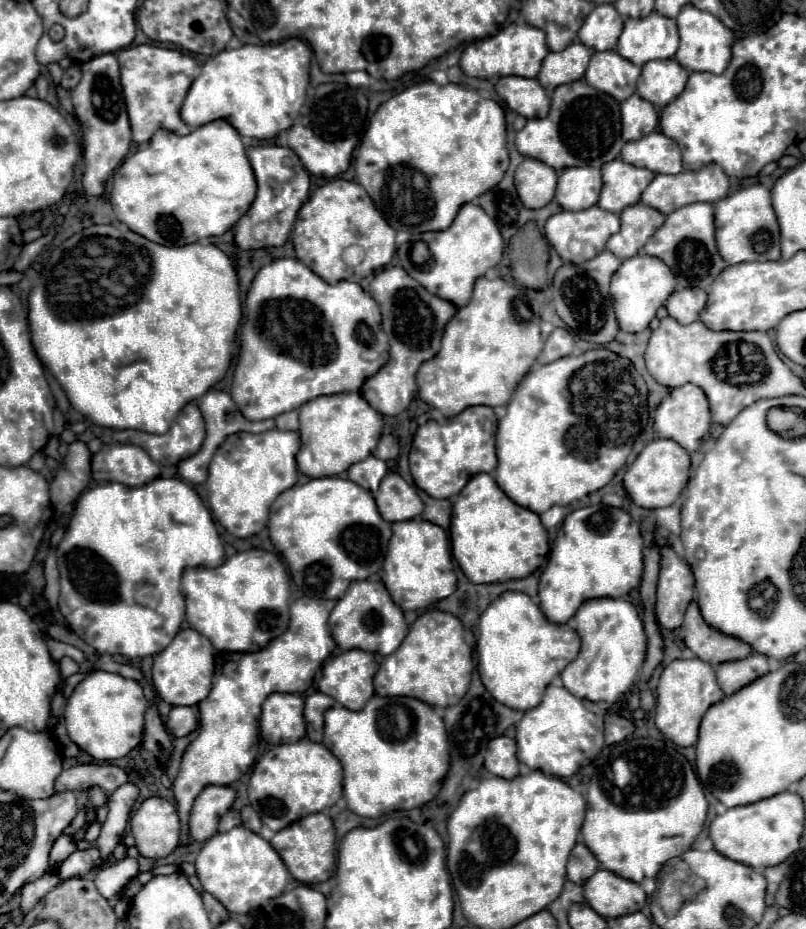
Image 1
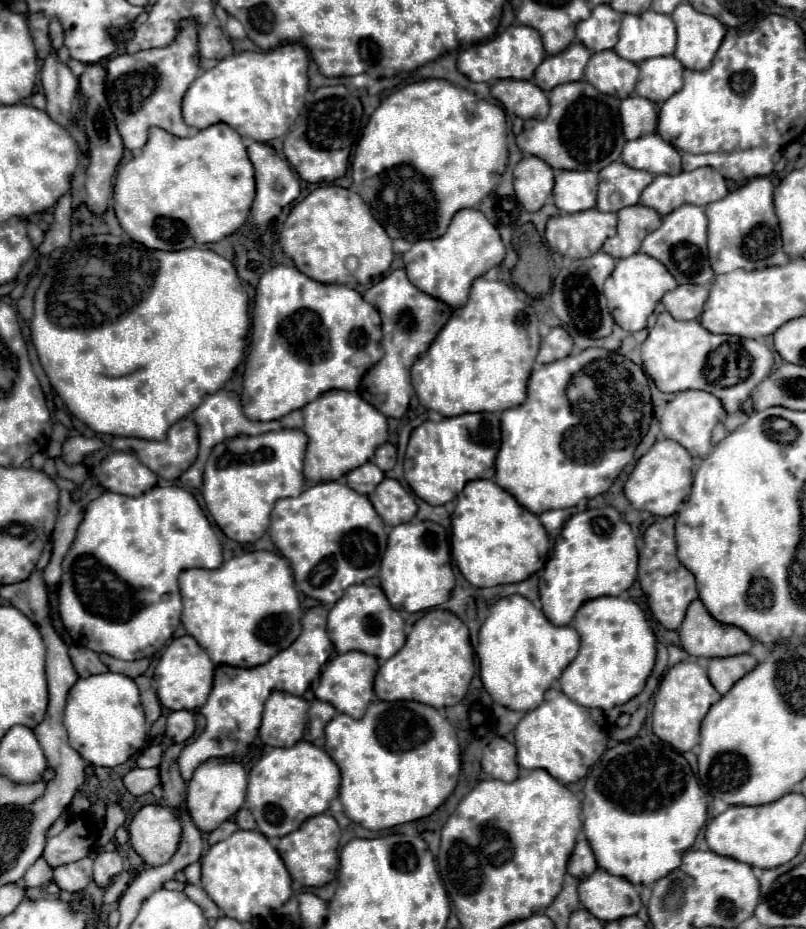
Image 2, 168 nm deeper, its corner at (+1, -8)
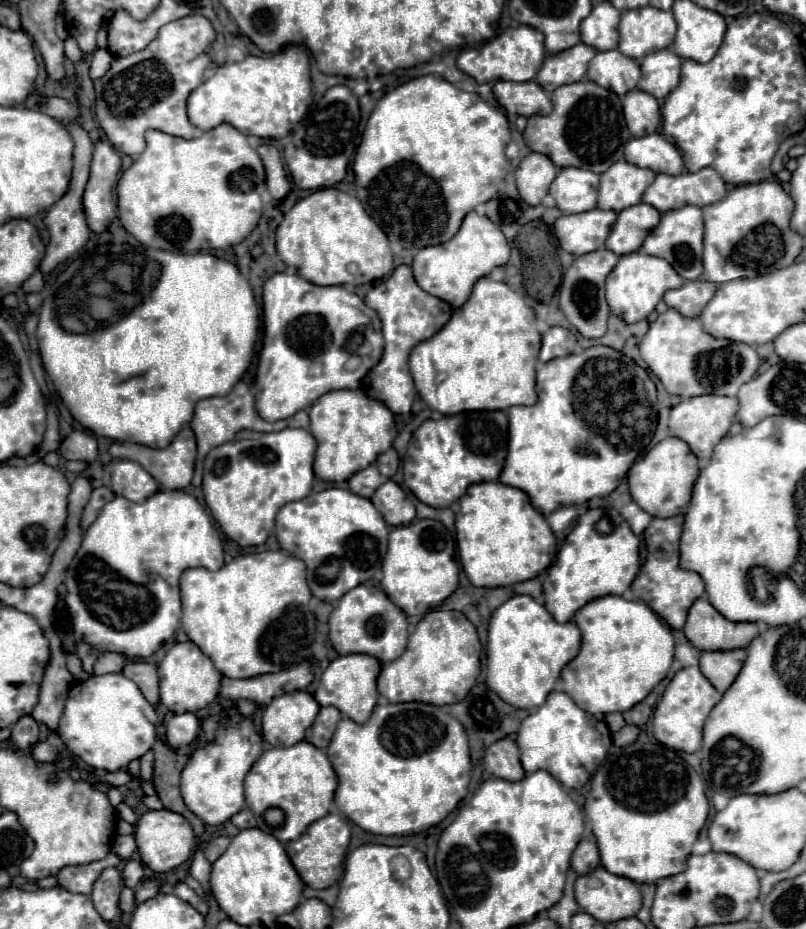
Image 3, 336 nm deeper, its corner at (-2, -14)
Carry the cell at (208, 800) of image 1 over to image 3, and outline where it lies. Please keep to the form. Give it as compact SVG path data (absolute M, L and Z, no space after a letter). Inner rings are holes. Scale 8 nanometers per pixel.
M233 714L221 720L215 740L207 742L203 748L197 748L181 772L181 796L185 806L209 826L225 824L231 816L245 808L243 782L261 752L263 738L255 730L251 718Z

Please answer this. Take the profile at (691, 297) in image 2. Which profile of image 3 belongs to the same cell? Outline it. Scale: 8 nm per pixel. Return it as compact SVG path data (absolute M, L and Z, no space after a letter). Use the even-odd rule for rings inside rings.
M687 282L677 290L665 294L665 304L685 318L697 318L707 302L713 298L717 286L713 282Z

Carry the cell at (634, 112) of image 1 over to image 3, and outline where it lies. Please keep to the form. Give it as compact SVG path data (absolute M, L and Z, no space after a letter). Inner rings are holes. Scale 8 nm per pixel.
M631 90L631 94L625 96L623 116L633 138L653 134L661 126L659 104L651 94L643 94L643 90Z

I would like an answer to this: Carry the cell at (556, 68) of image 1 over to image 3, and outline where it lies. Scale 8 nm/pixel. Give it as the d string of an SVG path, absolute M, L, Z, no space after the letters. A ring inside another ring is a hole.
M581 42L581 44L573 46L571 50L563 50L563 54L547 56L535 82L545 92L553 92L563 84L579 82L579 80L583 80L583 76L587 72L587 64L591 62L591 58L595 54L597 54L597 50L591 50L591 46Z

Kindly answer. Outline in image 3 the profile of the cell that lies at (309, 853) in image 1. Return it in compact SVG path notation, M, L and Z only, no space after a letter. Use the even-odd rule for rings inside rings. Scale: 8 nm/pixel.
M327 814L325 818L313 822L299 840L287 842L285 850L287 850L295 870L299 872L301 880L309 888L323 890L323 888L333 886L343 876L343 860L347 854L349 838L351 838L351 830L349 830L349 824L345 822L345 818L339 814Z

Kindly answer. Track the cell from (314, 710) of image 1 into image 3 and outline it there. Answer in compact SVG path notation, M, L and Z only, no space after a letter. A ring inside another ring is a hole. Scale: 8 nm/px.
M333 706L321 708L321 712L317 714L317 718L315 718L313 726L311 726L311 744L321 748L321 750L327 748L339 720L341 720L339 710L335 710Z

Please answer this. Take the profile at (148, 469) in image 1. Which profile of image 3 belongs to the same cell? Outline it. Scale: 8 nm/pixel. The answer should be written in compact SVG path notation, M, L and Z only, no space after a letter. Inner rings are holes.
M113 460L103 468L103 484L117 496L143 502L159 490L159 484L137 462Z

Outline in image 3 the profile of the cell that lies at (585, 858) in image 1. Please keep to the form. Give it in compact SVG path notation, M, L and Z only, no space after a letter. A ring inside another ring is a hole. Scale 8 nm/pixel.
M589 834L589 836L585 836L585 838L577 844L577 848L575 848L573 856L571 856L571 868L573 868L579 876L583 876L583 874L591 874L597 866L599 866L597 842L595 842L595 838Z

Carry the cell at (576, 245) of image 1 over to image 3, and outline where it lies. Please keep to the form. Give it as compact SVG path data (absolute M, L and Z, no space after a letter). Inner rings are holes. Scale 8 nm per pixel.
M599 208L583 214L567 214L557 218L557 222L553 224L553 232L565 252L581 256L595 252L605 244L615 218L617 214L613 210L605 212Z

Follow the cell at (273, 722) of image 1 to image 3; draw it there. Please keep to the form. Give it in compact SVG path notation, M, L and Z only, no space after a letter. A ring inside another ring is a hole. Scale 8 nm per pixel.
M291 692L273 698L263 710L263 738L271 746L287 748L303 740L319 704L309 692Z

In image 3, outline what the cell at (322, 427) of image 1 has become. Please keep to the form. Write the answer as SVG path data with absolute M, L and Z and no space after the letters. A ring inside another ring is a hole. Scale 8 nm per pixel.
M333 390L323 394L309 410L309 432L317 440L313 472L325 482L345 482L351 474L371 466L377 456L391 448L397 436L391 410L383 402L367 398L361 390Z

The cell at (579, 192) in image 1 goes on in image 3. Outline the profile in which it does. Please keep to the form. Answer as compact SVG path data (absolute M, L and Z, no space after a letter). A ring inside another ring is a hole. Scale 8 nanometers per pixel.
M563 168L553 180L549 194L555 198L557 208L563 214L579 214L597 206L597 188L599 174L591 174L589 170Z

